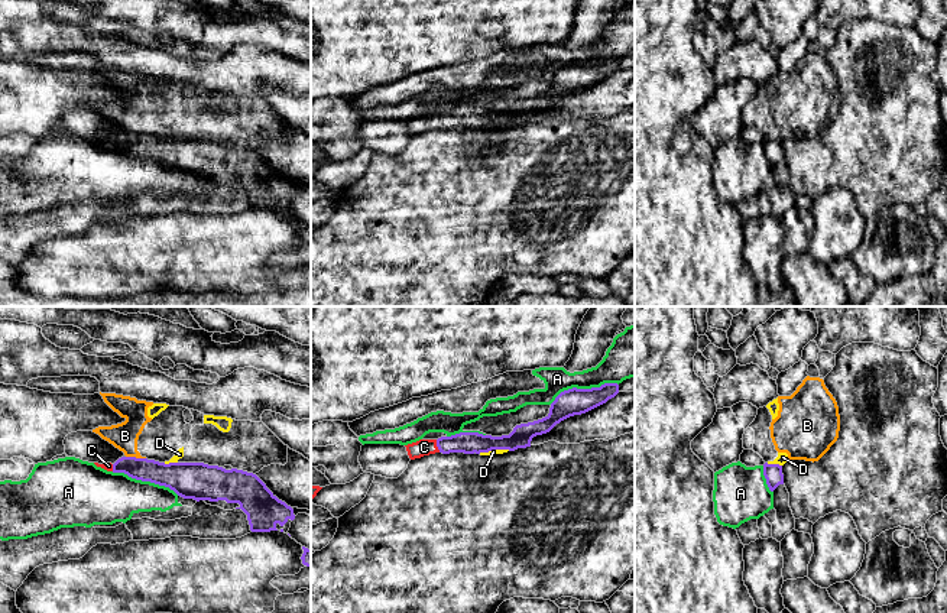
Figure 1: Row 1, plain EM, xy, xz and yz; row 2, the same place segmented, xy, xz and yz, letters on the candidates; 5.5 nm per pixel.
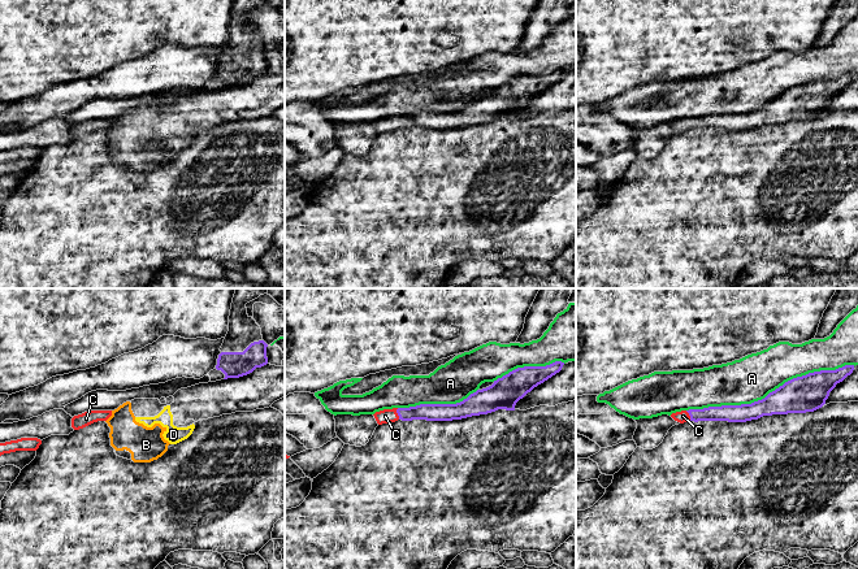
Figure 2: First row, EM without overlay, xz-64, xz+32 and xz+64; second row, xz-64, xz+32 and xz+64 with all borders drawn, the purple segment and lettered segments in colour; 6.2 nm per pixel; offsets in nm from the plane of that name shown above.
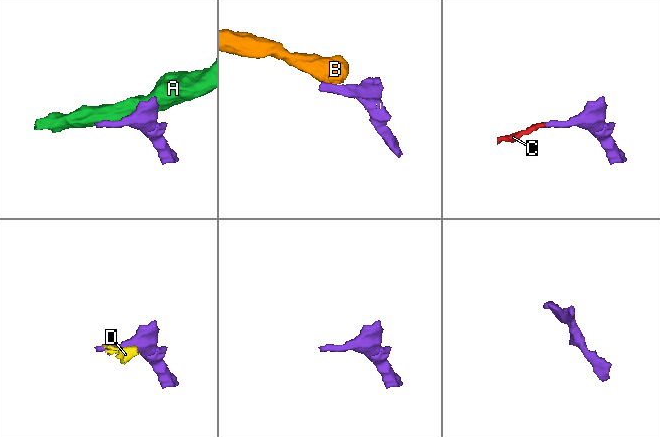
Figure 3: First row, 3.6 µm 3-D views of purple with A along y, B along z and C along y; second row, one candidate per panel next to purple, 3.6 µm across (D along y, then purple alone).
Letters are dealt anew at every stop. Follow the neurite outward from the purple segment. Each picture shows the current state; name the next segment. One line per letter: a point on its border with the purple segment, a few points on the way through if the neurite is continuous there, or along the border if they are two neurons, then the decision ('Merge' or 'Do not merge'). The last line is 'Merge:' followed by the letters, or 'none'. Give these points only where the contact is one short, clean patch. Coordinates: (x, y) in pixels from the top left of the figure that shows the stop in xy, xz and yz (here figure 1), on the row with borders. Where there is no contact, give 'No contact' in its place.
A: Touches purple at xz (583, 389). Do not merge
B: Touches purple at xy (135, 457). Boundary: xy (126, 456), (145, 459). Do not merge
C: Touches purple at xz (437, 446). Path across: xz (469, 443), (437, 446), (424, 447). Merge
D: Touches purple at yz (774, 464). Boundary: yz (766, 463), (778, 463), (781, 466). Do not merge
Merge: C

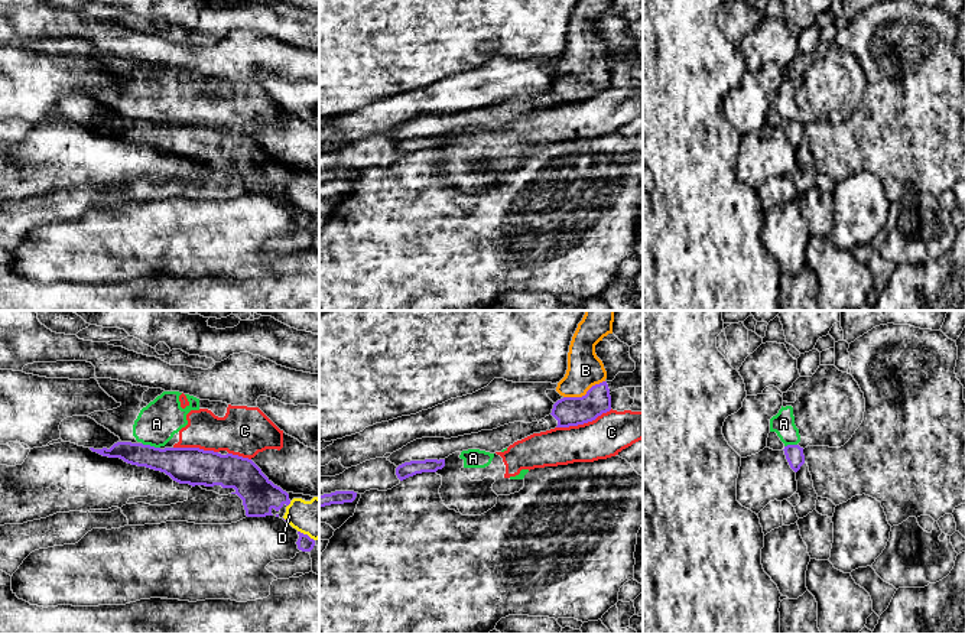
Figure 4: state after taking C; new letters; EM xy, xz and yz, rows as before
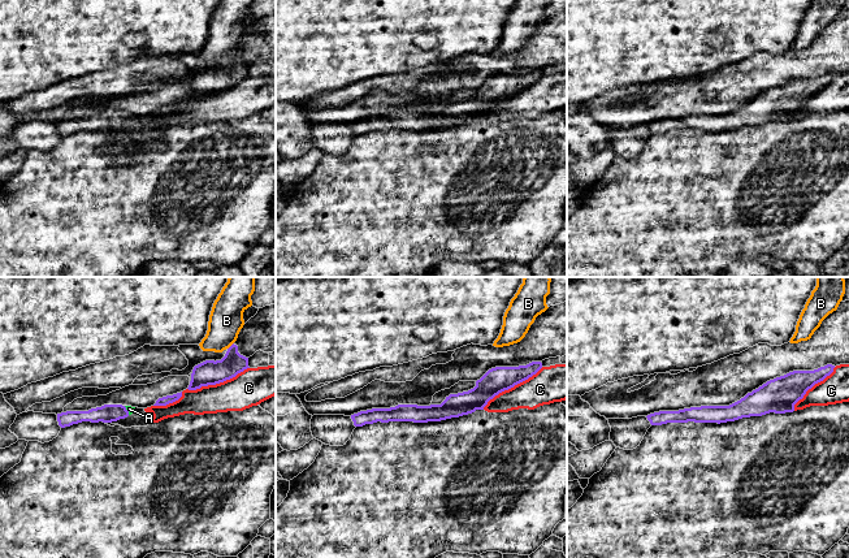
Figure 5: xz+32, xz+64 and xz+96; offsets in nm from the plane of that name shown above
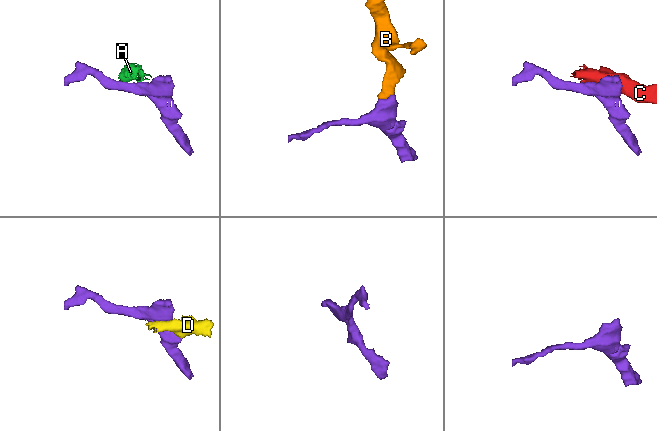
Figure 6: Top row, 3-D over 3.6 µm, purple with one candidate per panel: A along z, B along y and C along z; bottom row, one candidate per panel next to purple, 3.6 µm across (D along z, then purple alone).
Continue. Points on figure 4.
A: Touches purple at xy (150, 446). Boundary: xy (142, 442), (159, 448). Do not merge
B: Touches purple at xz (585, 394). Path across: xz (569, 410), (585, 394), (585, 370). Merge
C: Touches purple at xz (584, 422). Do not merge
D: Touches purple at xy (289, 503). Do not merge
Merge: B

